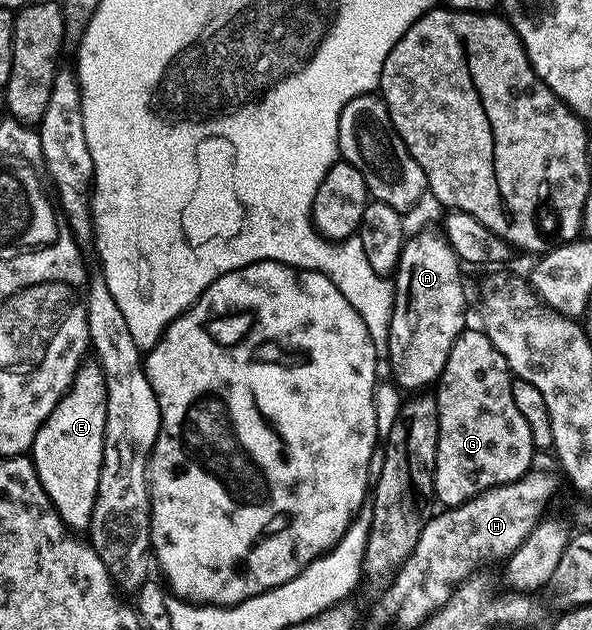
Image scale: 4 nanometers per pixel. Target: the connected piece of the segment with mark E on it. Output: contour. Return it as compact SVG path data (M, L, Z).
M86 360L74 373L74 383L70 389L56 404L56 408L52 408L40 432L36 432L32 447L32 461L40 484L62 521L74 532L85 531L92 520L92 508L96 504L96 492L100 484L105 423L104 372L97 361Z

